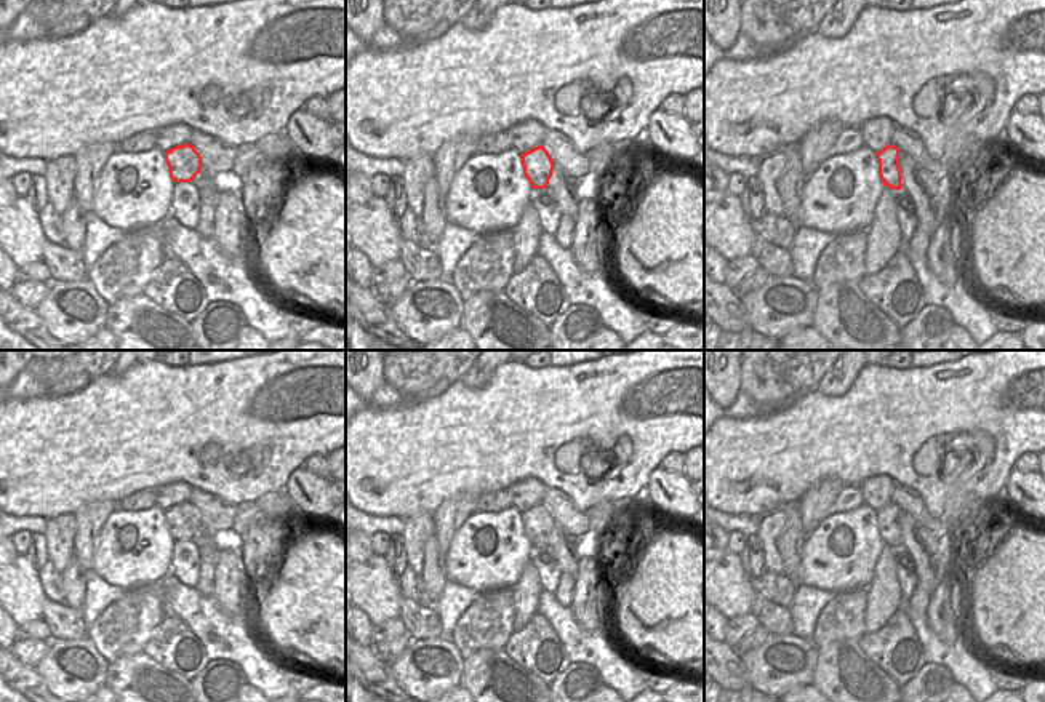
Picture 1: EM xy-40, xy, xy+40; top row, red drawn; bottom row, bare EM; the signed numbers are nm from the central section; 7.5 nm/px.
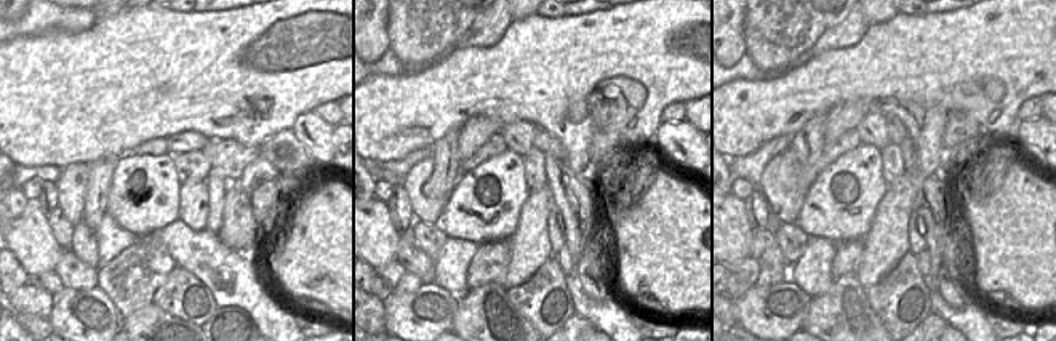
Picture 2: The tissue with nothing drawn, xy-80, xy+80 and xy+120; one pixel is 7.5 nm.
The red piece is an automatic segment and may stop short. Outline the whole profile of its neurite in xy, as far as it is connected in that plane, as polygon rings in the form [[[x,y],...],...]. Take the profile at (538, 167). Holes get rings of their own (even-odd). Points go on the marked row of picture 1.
[[[538,146],[522,154],[523,174],[533,189],[546,189],[554,171],[549,152]]]

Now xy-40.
[[[189,142],[166,150],[165,162],[174,182],[190,182],[202,173],[202,157]]]

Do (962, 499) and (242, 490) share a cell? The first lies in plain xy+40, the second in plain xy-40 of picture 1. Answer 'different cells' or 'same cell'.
different cells

